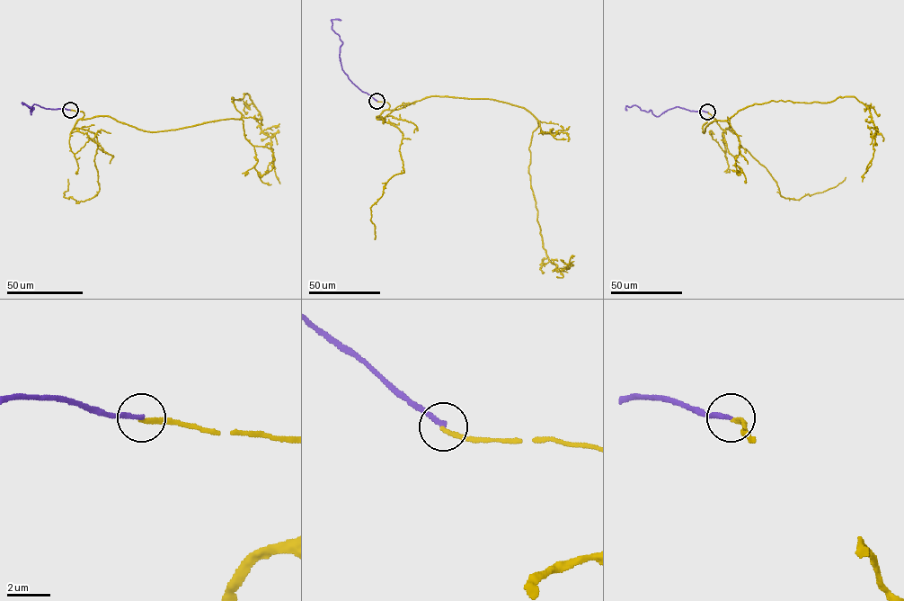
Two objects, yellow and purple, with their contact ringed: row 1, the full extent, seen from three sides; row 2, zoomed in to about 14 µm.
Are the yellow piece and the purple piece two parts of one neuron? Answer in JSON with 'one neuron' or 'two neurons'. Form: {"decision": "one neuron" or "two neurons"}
{"decision": "two neurons"}

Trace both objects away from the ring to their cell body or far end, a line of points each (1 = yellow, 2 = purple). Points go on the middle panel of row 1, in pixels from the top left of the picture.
1: (376, 101), (391, 110), (431, 96), (491, 99), (529, 112), (543, 247), (556, 269), (574, 255)
2: (376, 101), (358, 87), (342, 69), (339, 57), (342, 43), (332, 29), (332, 21), (341, 20)

